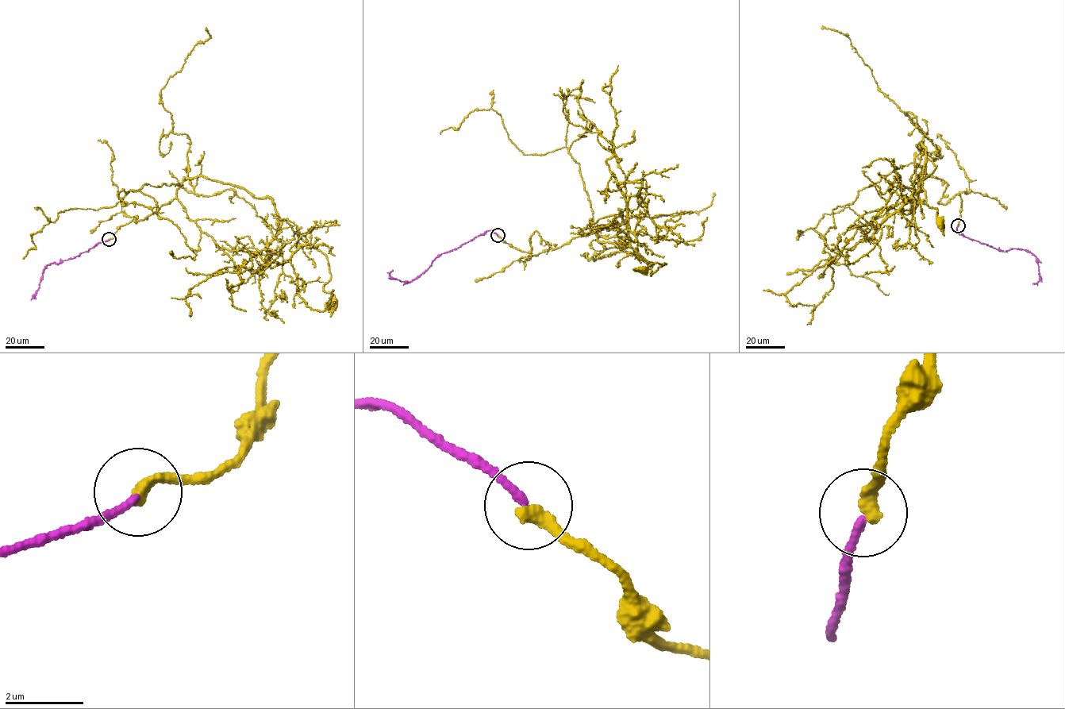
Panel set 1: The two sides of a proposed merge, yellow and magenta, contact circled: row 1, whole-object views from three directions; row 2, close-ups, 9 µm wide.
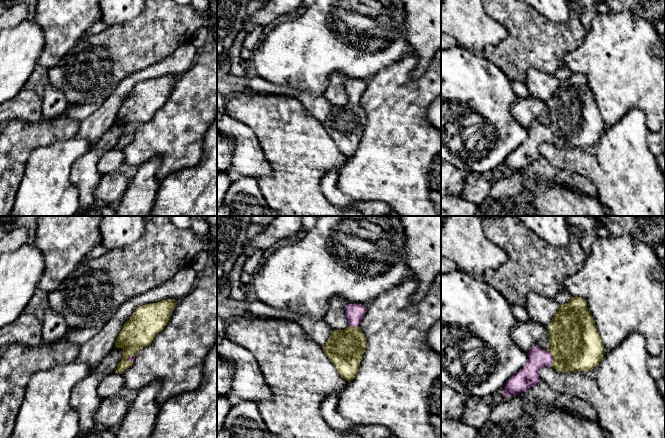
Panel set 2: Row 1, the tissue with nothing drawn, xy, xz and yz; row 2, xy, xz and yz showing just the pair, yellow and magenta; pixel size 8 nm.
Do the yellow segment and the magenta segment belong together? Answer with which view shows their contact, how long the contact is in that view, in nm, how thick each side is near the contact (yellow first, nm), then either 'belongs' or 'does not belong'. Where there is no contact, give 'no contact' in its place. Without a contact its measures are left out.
yz | 130 nm | 420/170 nm | belongs

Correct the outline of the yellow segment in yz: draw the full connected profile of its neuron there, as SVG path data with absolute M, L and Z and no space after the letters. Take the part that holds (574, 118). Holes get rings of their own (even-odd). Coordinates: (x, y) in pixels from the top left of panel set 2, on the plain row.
M571 73L547 102L548 126L534 122L526 141L506 158L502 171L517 170L531 165L539 157L542 143L552 142L560 148L593 145L604 133L605 124L596 105L594 94L581 73Z

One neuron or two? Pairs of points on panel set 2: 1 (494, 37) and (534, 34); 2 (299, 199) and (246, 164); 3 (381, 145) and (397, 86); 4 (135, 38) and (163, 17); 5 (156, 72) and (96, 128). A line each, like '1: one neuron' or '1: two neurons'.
1: two neurons
2: two neurons
3: one neuron
4: one neuron
5: one neuron

